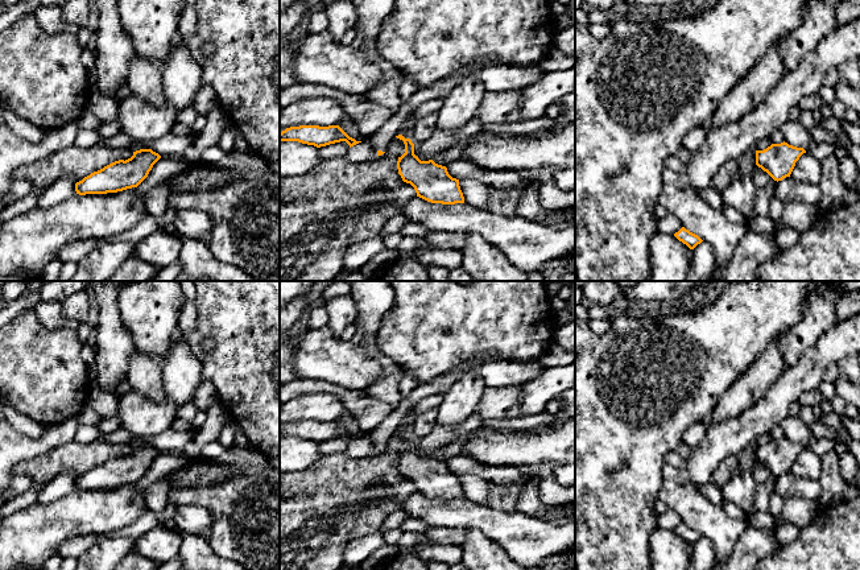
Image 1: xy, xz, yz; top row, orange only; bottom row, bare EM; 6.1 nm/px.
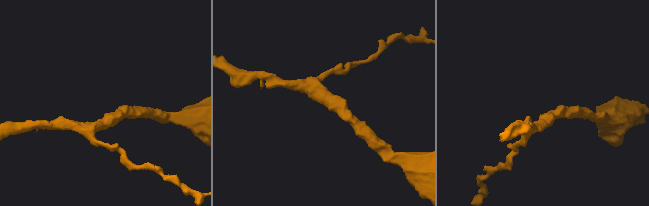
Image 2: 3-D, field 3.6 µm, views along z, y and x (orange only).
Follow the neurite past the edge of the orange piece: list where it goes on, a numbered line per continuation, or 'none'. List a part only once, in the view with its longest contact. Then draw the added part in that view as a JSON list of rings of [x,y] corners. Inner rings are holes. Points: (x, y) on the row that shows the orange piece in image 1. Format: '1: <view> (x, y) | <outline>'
none

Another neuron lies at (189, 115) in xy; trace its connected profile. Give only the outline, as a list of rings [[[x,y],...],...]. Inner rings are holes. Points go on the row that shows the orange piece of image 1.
[[[193,107],[183,108],[177,113],[177,123],[191,125],[198,116],[199,113]]]

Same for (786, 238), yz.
[[[783,228],[773,235],[773,240],[781,249],[789,249],[795,244],[799,236],[801,232],[791,228]]]

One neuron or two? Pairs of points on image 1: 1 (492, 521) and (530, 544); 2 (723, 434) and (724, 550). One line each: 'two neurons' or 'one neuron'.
1: one neuron
2: two neurons

